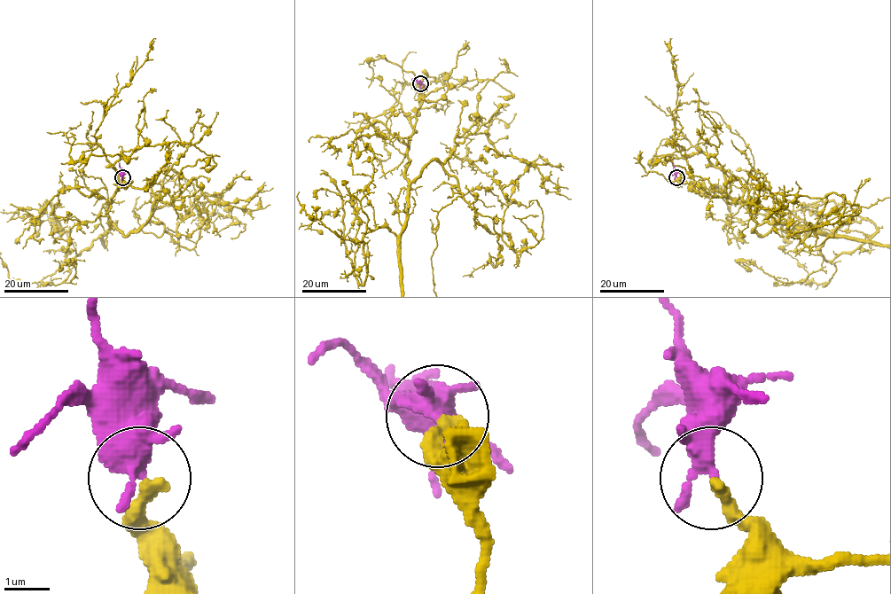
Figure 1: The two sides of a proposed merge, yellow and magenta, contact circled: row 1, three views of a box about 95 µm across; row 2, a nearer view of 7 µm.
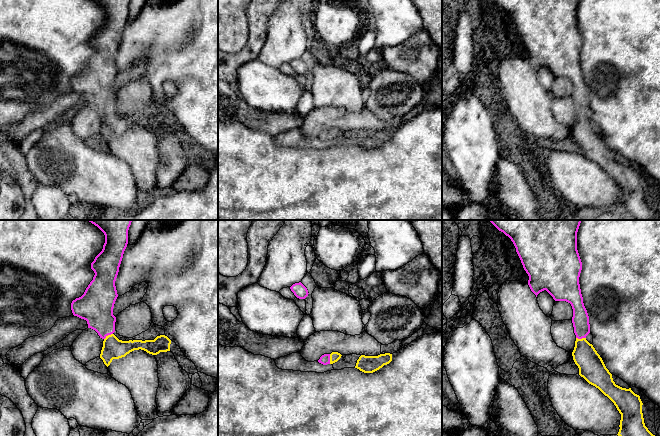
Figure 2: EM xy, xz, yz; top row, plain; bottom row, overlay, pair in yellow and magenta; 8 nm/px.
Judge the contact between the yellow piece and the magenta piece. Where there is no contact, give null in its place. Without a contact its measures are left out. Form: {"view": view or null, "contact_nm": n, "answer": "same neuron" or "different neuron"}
{"view": "xy", "contact_nm": 90, "answer": "same neuron"}

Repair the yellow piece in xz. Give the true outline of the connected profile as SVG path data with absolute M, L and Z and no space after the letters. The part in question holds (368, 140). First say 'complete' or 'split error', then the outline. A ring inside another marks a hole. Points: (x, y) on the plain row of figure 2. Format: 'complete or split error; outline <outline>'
complete; outline M385 129L378 132L361 131L357 136L355 144L364 149L373 149L392 137L392 130Z

